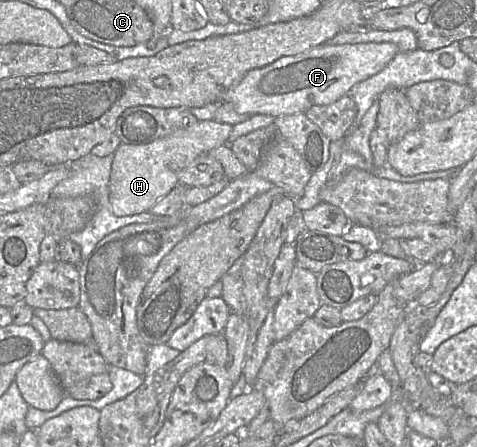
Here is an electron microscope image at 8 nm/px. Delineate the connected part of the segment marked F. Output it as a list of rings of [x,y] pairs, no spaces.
[[[368,42],[357,44],[321,44],[301,54],[284,56],[273,63],[252,69],[232,88],[222,101],[230,102],[239,114],[281,115],[305,113],[317,105],[328,105],[344,95],[352,87],[380,72],[399,52],[392,42]]]

